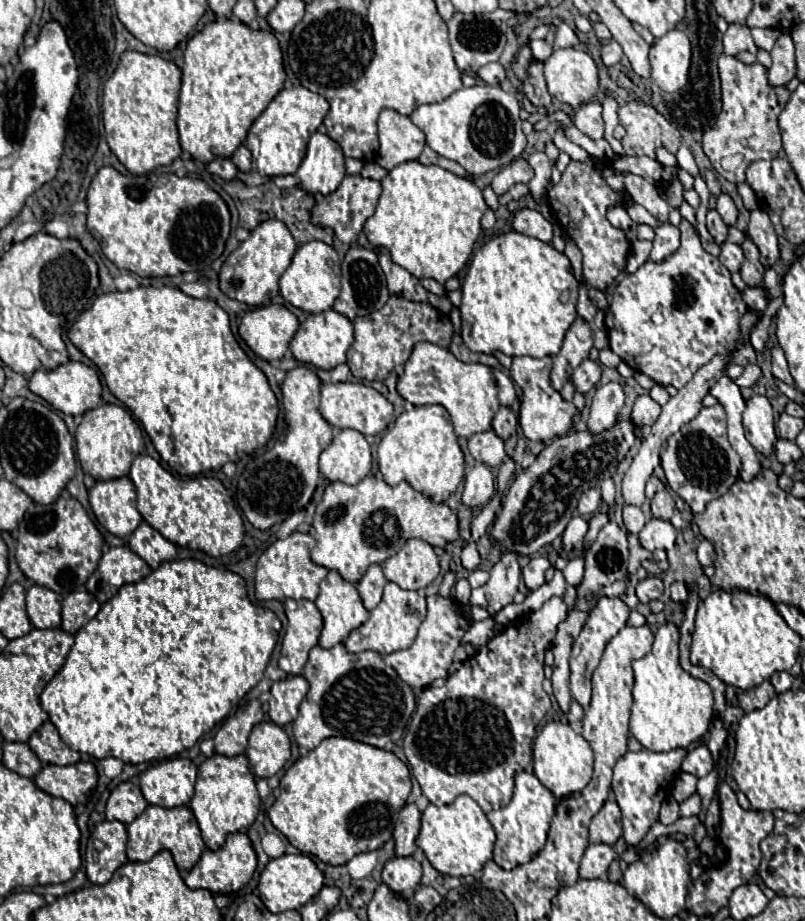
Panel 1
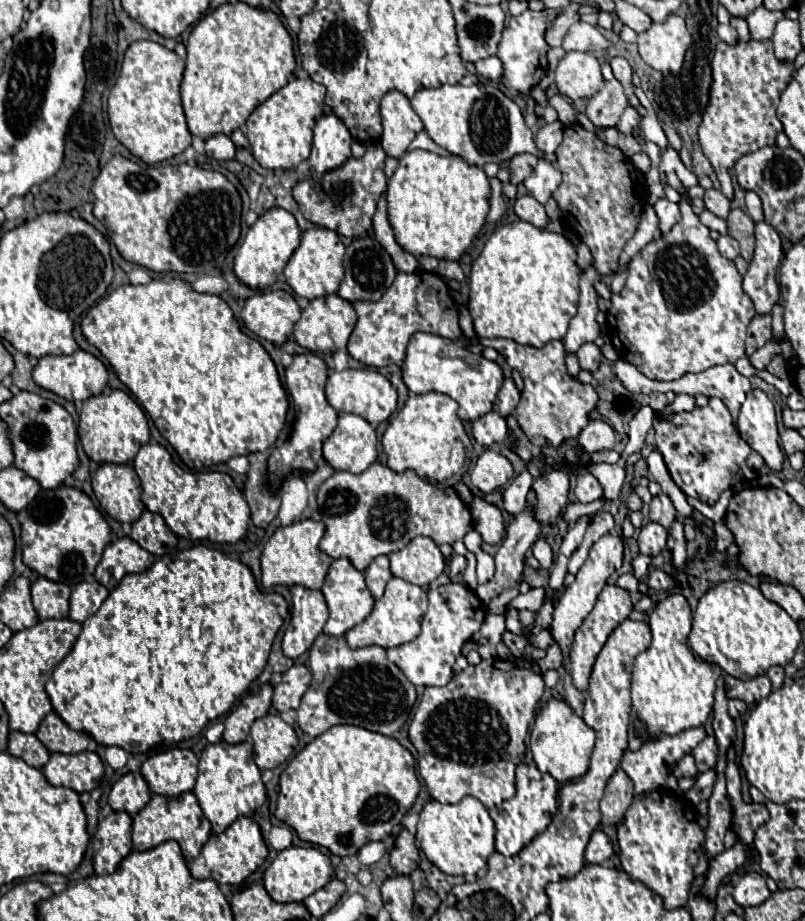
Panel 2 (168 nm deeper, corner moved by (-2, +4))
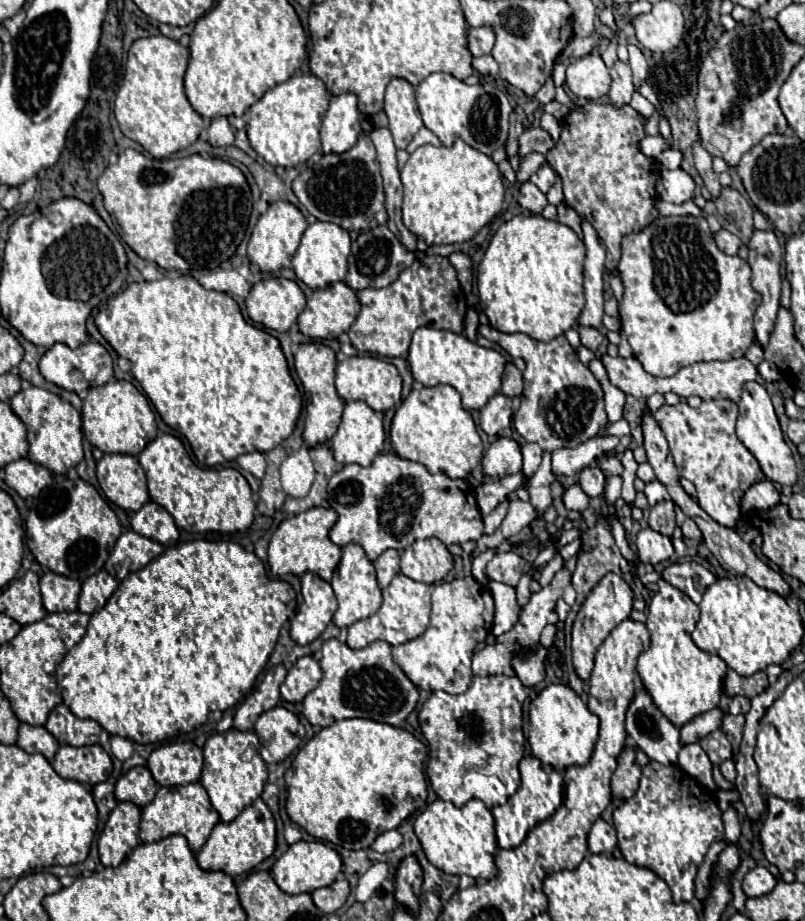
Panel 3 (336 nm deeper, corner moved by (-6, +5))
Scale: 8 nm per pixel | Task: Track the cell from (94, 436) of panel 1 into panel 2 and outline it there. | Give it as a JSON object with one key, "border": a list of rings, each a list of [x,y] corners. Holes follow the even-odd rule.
{"border":[[[111,389],[107,395],[101,393],[85,399],[77,431],[87,457],[97,463],[131,463],[141,445],[149,443],[151,439],[147,415],[121,389]]]}

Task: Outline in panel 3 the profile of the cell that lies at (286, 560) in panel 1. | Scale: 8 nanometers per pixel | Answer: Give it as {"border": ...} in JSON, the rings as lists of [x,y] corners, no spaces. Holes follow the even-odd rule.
{"border":[[[311,508],[303,514],[283,520],[267,548],[267,556],[269,556],[267,562],[269,562],[271,574],[273,576],[285,576],[285,574],[301,576],[305,572],[313,572],[325,582],[331,582],[331,574],[341,558],[341,548],[329,540],[329,530],[335,524],[335,520],[337,520],[337,514],[331,508]]]}

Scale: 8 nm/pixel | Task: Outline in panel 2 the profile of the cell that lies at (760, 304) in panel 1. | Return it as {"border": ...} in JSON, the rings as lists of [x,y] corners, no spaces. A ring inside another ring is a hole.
{"border":[[[765,221],[755,225],[755,241],[755,253],[743,277],[743,291],[751,297],[757,315],[767,315],[779,301],[777,267],[783,259],[783,247],[779,233]]]}

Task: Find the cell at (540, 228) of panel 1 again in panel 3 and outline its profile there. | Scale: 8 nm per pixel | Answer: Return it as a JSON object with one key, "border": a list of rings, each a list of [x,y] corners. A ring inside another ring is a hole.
{"border":[[[523,182],[521,188],[519,188],[519,204],[521,208],[529,210],[531,214],[541,214],[543,208],[547,206],[547,198],[545,194],[531,182]]]}

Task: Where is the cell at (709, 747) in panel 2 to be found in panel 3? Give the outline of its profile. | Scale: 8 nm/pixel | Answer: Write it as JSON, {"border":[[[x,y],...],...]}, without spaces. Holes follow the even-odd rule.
{"border":[[[715,730],[715,732],[711,732],[707,738],[701,738],[699,744],[701,744],[701,748],[707,752],[709,760],[711,760],[715,766],[719,766],[723,760],[731,758],[731,744],[729,744],[727,736],[725,736],[721,730]]]}

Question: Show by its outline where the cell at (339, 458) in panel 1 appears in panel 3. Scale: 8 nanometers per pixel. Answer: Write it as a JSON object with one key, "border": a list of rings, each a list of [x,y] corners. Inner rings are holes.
{"border":[[[365,402],[345,404],[339,430],[331,438],[331,450],[341,464],[369,466],[383,450],[385,430],[381,416]]]}

